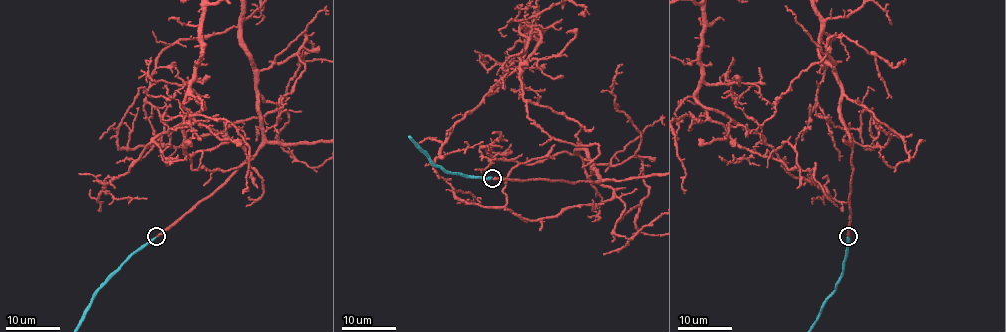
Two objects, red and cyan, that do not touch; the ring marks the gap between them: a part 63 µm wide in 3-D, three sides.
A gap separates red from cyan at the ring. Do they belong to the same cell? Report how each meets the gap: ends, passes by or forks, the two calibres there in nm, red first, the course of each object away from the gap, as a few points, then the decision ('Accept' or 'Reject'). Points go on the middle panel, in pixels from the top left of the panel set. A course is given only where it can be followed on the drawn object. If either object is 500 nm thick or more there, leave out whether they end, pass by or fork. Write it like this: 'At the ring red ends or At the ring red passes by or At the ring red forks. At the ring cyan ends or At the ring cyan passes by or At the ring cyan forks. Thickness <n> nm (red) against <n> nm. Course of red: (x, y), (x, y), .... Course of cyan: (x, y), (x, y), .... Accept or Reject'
At the ring red ends. At the ring cyan ends. Thickness 220 nm (red) against 200 nm. Course of red: (493, 179), (598, 180), (575, 150), (540, 37), (525, 27), (527, 116), (556, 139), (598, 146), (582, 168). Accept

